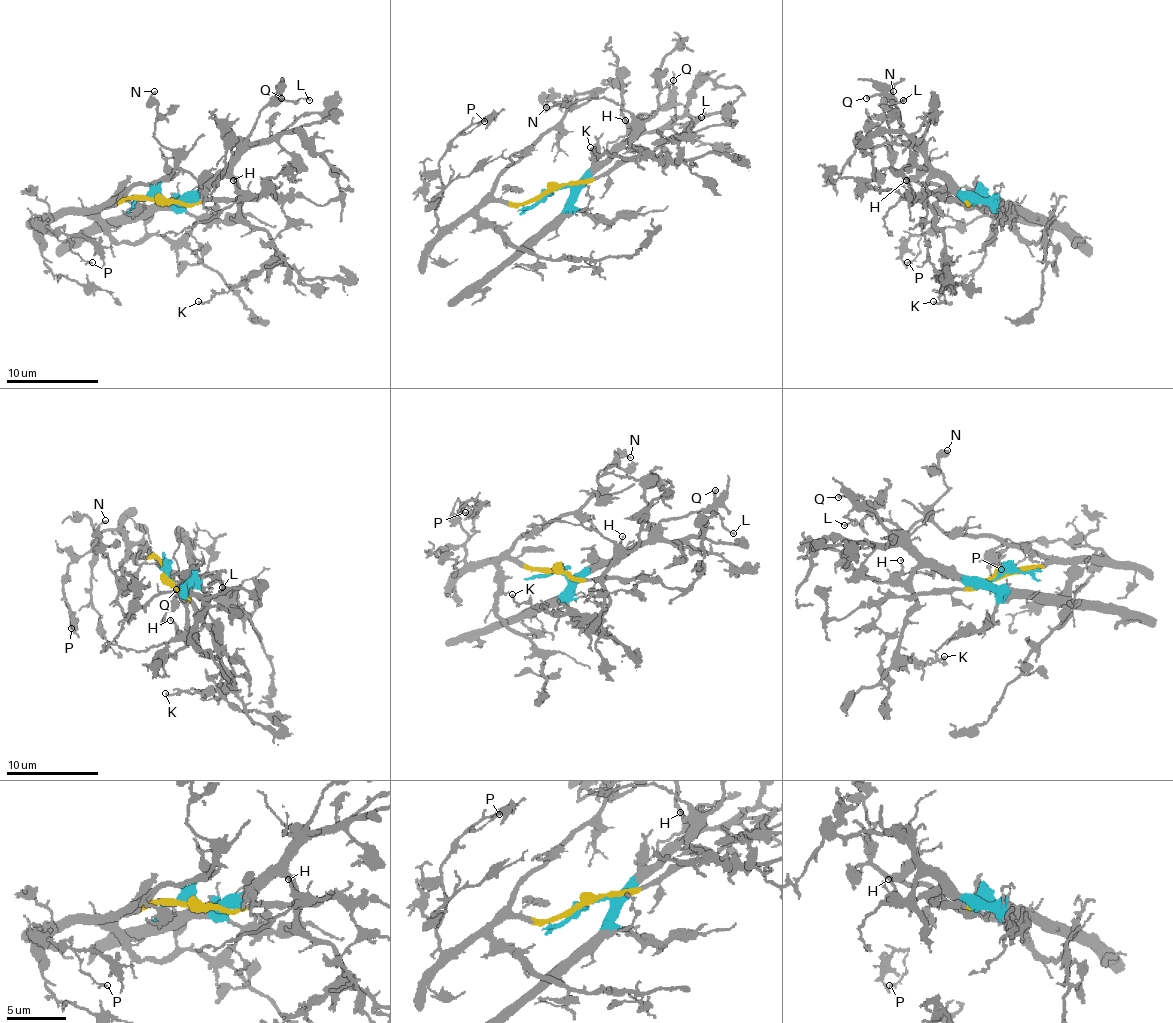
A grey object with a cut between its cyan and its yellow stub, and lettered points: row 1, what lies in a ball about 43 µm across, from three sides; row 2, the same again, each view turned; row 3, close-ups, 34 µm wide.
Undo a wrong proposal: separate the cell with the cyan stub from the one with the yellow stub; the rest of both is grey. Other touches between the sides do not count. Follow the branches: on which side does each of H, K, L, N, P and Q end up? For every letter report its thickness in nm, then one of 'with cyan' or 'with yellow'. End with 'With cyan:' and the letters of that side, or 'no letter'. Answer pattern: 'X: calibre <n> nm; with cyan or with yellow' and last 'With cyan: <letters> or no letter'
H: calibre 160 nm; with cyan
K: calibre 180 nm; with cyan
L: calibre 140 nm; with cyan
N: calibre 140 nm; with yellow
P: calibre 110 nm; with yellow
Q: calibre 160 nm; with cyan
With cyan: H, K, L, Q

